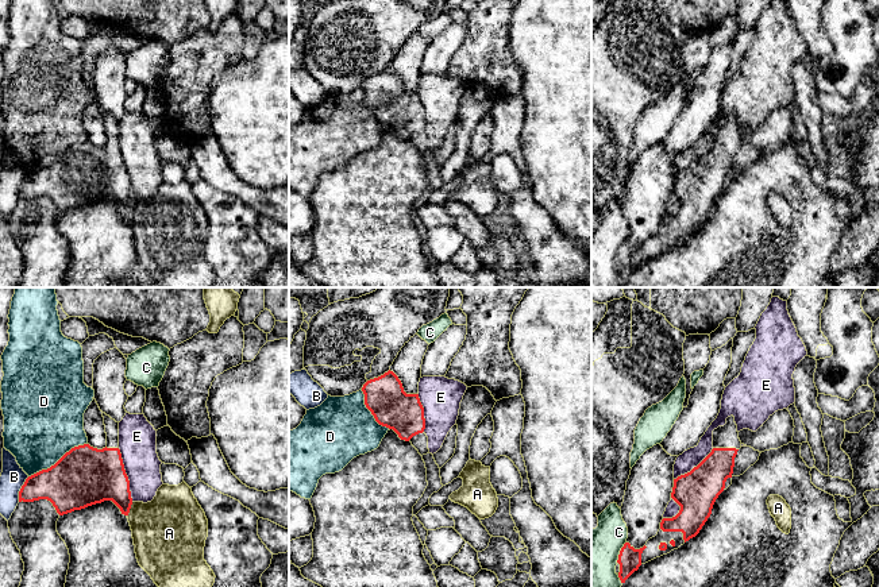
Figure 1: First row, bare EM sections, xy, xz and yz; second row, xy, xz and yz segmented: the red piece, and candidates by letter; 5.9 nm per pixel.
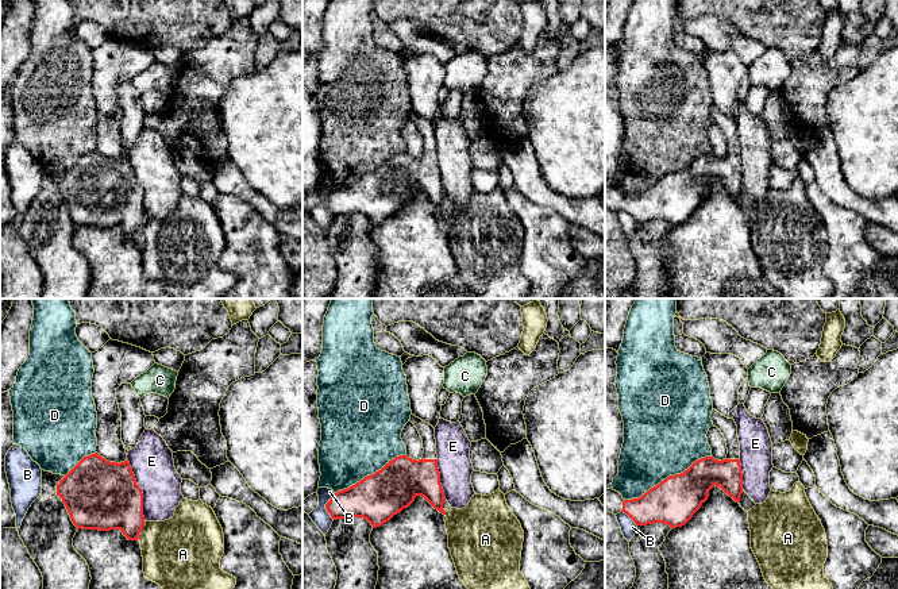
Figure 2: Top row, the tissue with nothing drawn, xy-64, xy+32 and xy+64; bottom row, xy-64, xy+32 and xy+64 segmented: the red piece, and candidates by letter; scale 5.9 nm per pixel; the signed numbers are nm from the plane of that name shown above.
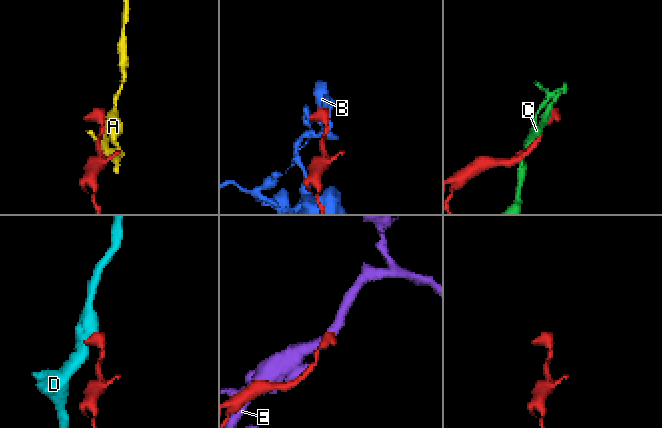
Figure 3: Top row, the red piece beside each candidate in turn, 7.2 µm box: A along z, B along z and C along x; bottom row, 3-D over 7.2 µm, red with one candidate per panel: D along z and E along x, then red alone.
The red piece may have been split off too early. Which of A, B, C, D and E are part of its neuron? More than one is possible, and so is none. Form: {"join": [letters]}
{"join": []}

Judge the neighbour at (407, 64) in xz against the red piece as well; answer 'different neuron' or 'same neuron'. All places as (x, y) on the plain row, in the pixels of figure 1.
different neuron

